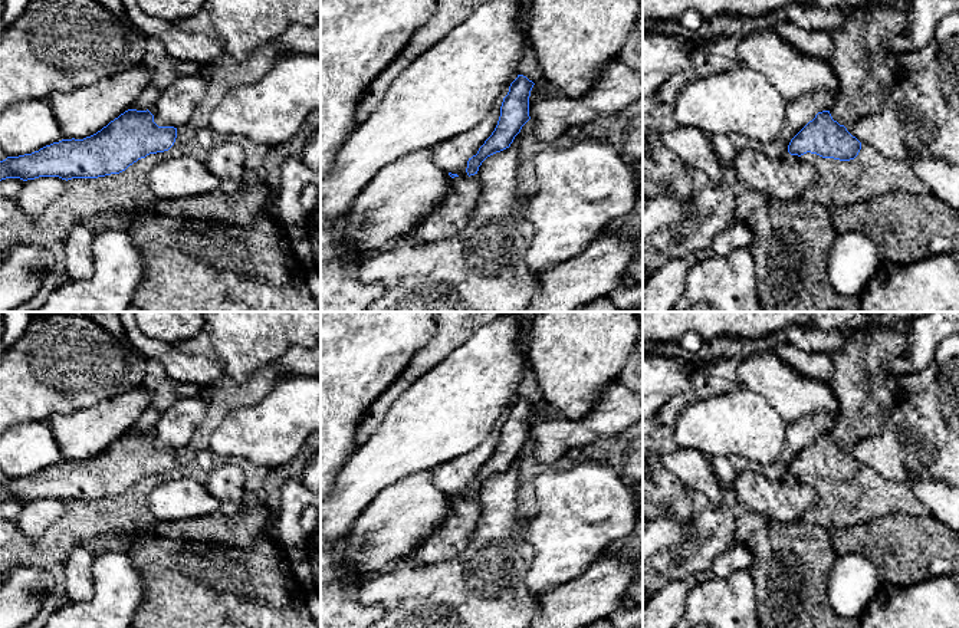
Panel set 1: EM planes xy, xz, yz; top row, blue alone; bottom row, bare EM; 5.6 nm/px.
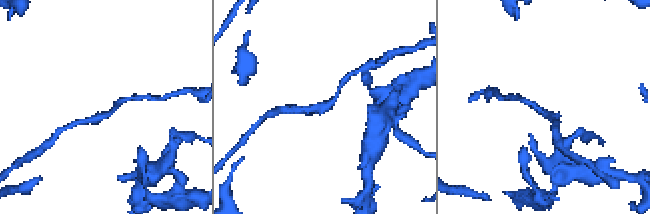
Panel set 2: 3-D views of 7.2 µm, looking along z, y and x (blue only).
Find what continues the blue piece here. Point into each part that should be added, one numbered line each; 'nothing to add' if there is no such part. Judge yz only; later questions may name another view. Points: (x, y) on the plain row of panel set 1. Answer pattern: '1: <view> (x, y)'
1: yz (867, 394)

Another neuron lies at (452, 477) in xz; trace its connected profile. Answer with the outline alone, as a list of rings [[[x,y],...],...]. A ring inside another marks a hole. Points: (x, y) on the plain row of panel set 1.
[[[516,392],[509,400],[509,404],[503,408],[502,417],[480,445],[477,445],[472,453],[449,460],[433,468],[431,479],[437,489],[447,494],[457,496],[459,499],[469,499],[466,494],[467,483],[477,476],[479,470],[495,453],[500,438],[503,420],[508,417],[509,408],[518,397],[519,395]]]

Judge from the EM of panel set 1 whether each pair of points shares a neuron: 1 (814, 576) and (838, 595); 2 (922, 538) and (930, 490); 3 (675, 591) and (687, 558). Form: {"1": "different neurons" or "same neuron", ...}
{"1": "different neurons", "2": "different neurons", "3": "different neurons"}

